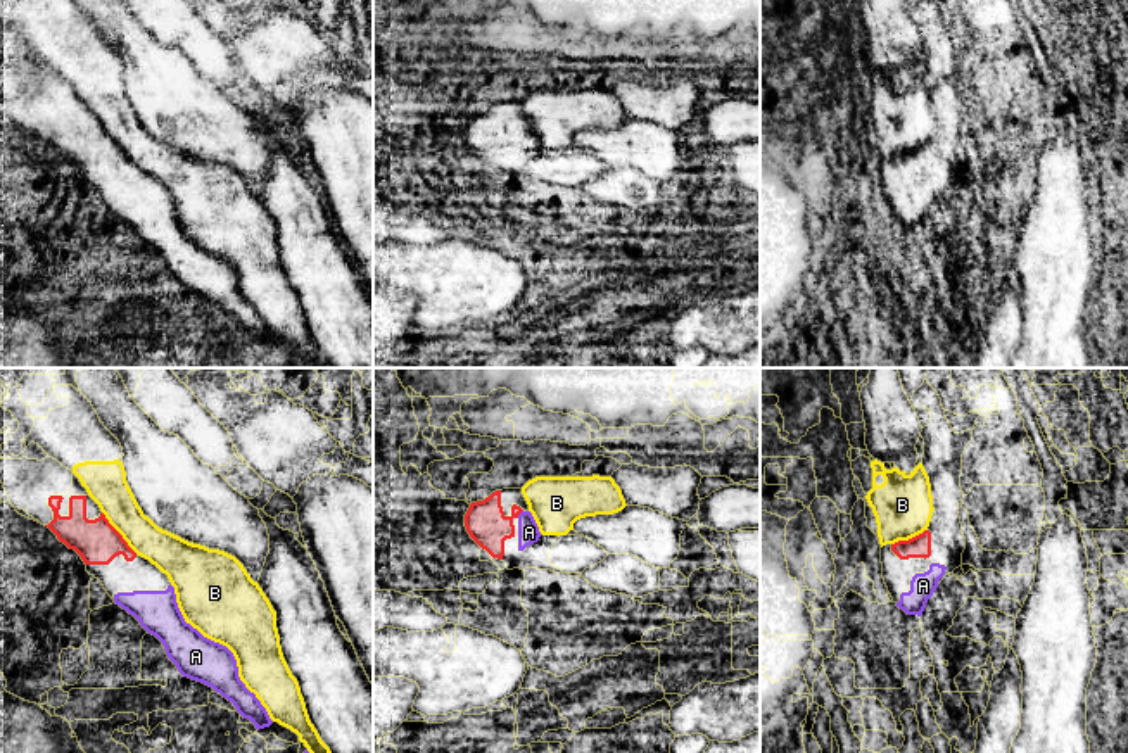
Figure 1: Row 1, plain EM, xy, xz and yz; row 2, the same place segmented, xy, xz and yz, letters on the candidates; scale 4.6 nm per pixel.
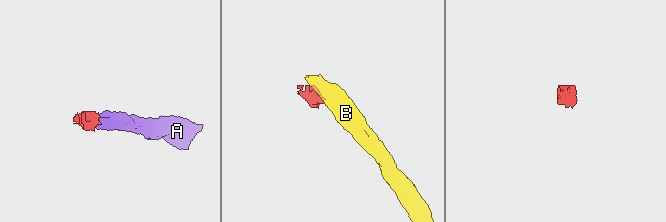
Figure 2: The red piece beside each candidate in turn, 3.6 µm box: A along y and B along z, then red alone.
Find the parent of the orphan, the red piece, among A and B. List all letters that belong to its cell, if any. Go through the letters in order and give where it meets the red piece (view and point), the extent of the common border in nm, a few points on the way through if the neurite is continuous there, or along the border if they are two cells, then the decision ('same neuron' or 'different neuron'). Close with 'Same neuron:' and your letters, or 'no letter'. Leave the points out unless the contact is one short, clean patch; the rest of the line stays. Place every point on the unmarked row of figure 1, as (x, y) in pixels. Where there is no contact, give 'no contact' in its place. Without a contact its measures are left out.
A: contact xz (520, 125); length 50 nm; same neuron
B: contact xy (118, 145); length 260 nm; border xy (102, 125), (107, 135), (137, 166); different neuron
Same neuron: A

